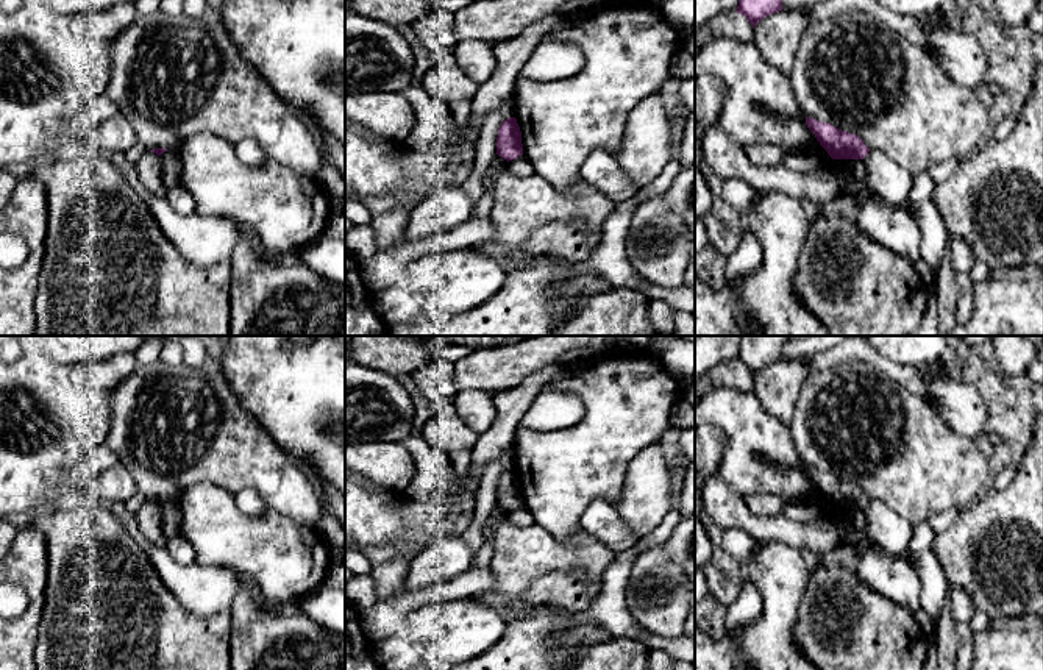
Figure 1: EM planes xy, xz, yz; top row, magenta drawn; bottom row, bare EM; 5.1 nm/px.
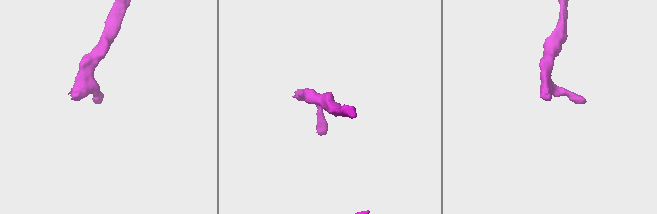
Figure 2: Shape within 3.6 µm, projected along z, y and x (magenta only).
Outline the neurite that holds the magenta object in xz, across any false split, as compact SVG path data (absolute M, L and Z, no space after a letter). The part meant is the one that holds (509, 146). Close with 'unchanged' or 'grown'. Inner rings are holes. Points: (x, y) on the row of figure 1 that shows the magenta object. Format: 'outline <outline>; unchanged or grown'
outline M515 117L506 119L500 127L497 155L507 162L523 155L522 131Z; unchanged

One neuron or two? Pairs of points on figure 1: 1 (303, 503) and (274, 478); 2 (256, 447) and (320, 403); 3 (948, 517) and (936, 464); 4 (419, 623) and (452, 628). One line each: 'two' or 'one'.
1: one
2: two
3: two
4: one

